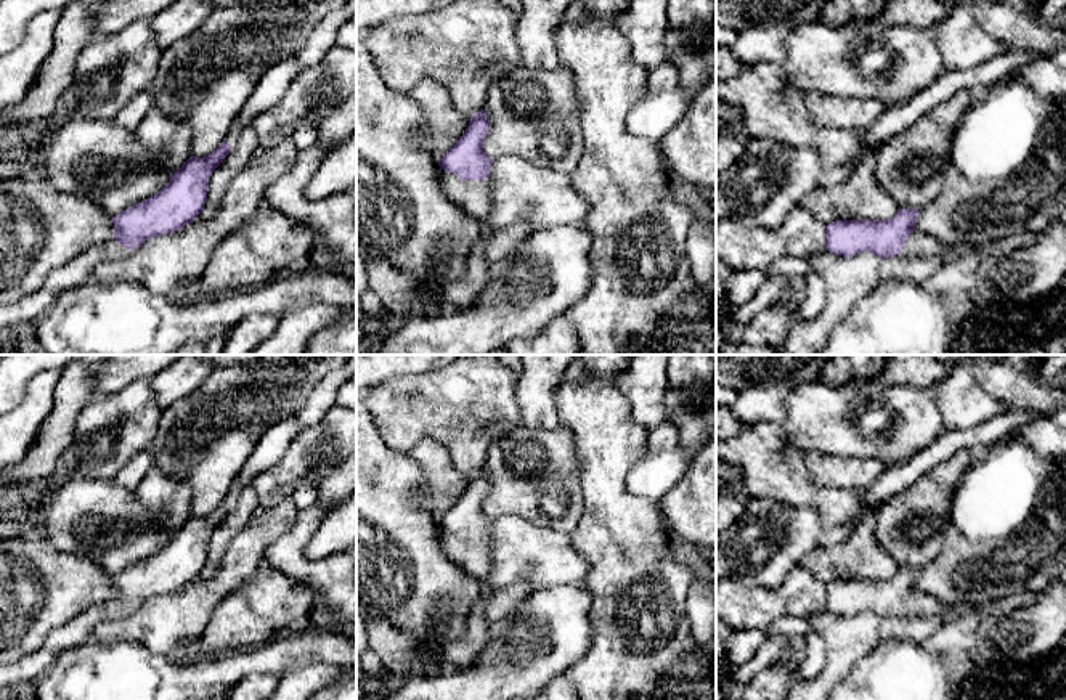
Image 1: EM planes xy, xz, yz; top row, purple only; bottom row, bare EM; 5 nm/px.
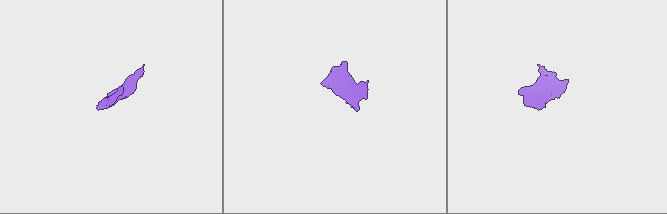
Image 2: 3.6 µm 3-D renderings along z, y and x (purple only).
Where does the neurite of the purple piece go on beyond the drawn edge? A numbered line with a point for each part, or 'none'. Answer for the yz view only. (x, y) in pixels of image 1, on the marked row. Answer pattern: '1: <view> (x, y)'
1: yz (923, 246)

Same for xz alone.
1: xz (472, 196)

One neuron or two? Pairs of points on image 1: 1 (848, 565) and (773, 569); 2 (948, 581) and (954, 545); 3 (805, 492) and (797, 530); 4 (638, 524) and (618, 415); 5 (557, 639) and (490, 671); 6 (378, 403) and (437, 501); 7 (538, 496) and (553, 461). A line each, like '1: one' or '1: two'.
1: two
2: one
3: two
4: one
5: one
6: two
7: one

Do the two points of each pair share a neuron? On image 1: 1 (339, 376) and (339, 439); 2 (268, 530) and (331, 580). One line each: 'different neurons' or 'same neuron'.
1: different neurons
2: different neurons

